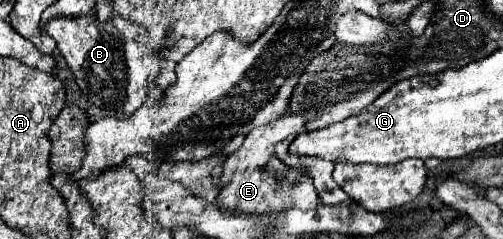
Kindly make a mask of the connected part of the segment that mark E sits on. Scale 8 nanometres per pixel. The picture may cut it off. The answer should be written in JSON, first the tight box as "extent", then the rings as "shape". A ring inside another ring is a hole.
{"extent":[213,111,321,215],"shape":[[[321,111],[315,113],[299,113],[299,115],[283,115],[279,117],[279,121],[271,121],[263,127],[253,129],[241,149],[235,153],[237,157],[237,165],[233,169],[233,173],[213,173],[215,183],[221,187],[215,205],[227,213],[253,213],[253,215],[275,215],[281,213],[285,209],[301,209],[301,211],[309,211],[315,209],[319,205],[319,195],[313,187],[313,179],[301,171],[301,169],[291,169],[289,177],[283,179],[283,183],[275,183],[275,177],[265,177],[265,173],[261,173],[261,167],[271,159],[271,155],[275,153],[275,145],[279,141],[283,141],[287,135],[291,133],[299,133],[305,129],[305,123],[313,117],[319,117]]]}

